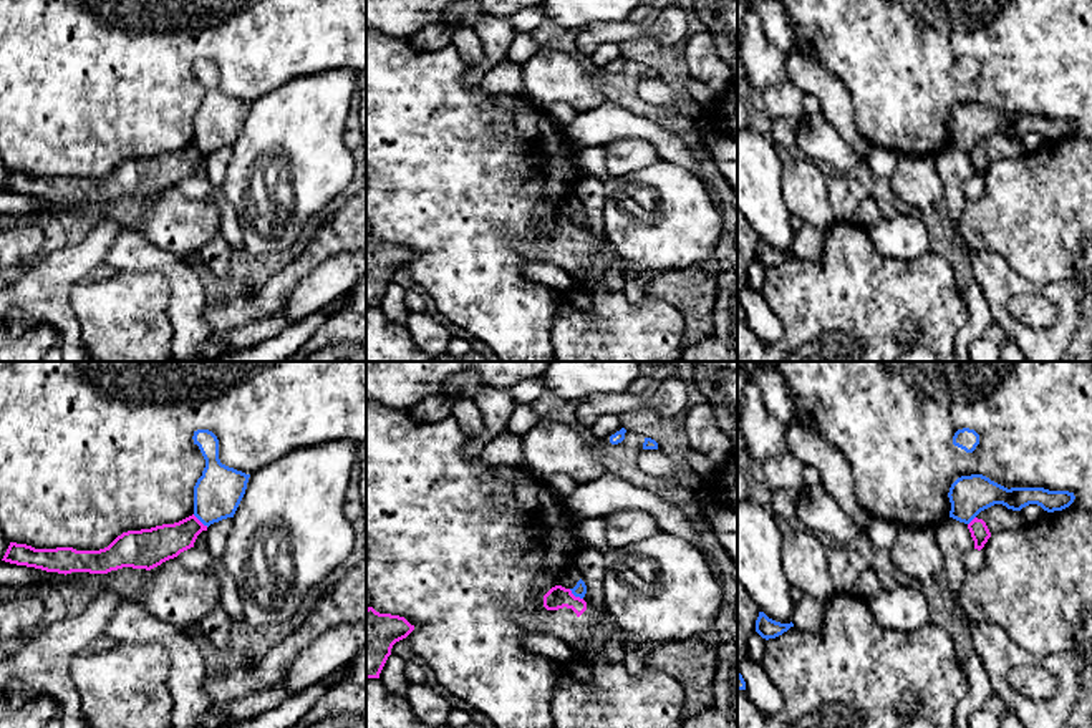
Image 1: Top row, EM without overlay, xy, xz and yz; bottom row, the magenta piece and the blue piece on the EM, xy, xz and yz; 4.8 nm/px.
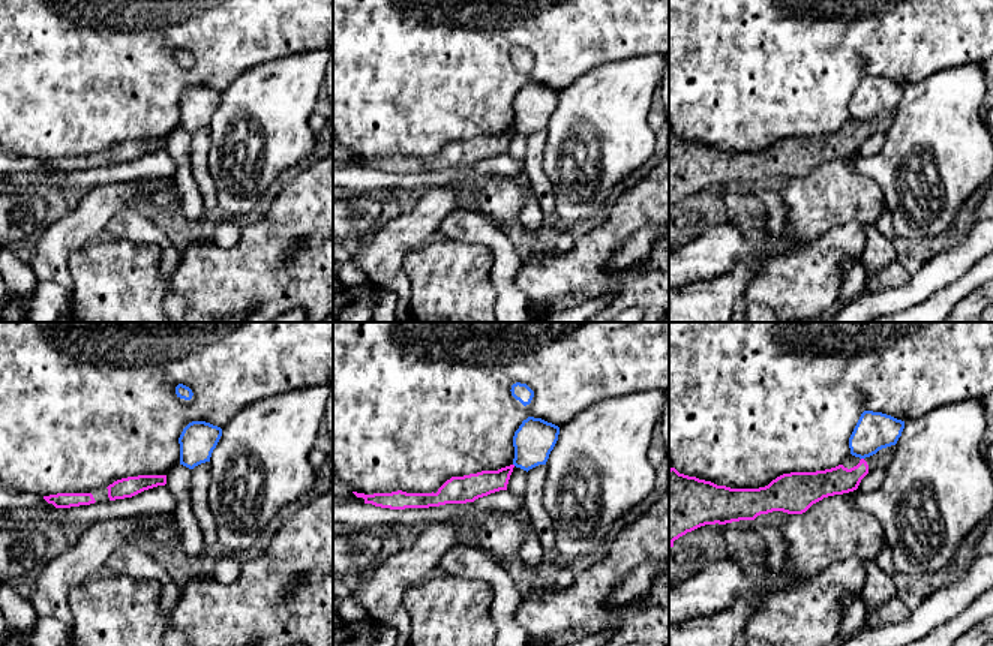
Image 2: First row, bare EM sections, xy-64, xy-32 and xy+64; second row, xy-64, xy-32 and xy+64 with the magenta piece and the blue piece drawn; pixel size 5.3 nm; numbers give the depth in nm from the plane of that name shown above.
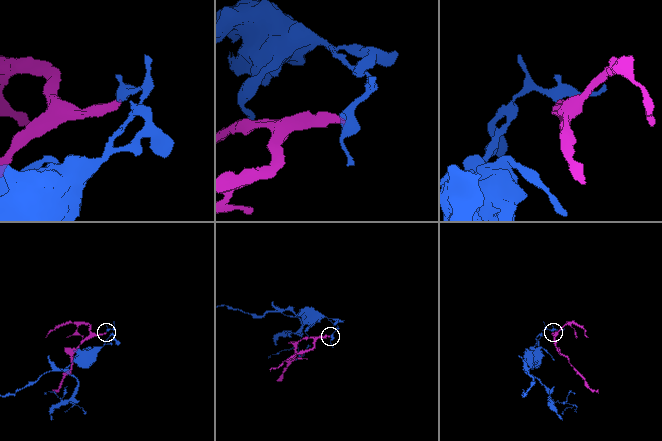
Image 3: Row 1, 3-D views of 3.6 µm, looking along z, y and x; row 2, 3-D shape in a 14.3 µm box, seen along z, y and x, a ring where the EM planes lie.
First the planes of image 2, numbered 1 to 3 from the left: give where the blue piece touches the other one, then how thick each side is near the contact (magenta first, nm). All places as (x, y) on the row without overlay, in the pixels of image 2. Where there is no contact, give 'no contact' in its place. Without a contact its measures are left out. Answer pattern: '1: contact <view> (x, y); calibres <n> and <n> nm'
1: no contact
2: no contact
3: no contact

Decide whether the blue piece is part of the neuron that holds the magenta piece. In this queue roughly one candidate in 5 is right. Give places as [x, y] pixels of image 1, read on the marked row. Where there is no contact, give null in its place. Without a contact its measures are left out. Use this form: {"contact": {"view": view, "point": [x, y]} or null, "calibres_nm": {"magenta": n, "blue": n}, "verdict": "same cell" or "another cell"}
{"contact": {"view": "xz", "point": [574, 596]}, "calibres_nm": {"magenta": 110, "blue": 60}, "verdict": "another cell"}

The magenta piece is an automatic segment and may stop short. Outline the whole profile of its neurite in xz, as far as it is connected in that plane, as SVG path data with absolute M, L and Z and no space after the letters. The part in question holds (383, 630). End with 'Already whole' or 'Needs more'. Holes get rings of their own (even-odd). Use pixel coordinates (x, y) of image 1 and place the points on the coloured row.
M366 609L366 678L379 678L396 642L414 630L404 617Z. Already whole

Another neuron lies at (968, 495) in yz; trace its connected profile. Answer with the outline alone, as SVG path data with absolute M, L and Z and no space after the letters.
M983 474L958 478L948 493L949 517L969 524L981 511L1003 504L1007 509L1021 511L1037 504L1047 512L1069 507L1075 496L1069 491L1049 491L1044 488L1004 488Z

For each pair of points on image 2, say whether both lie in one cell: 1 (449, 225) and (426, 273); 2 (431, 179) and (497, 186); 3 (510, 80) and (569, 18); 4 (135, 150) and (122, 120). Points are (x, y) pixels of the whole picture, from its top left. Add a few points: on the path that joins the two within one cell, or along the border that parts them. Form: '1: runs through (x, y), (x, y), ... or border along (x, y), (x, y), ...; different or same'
1: border along (446, 237), (477, 242), (480, 245); different
2: border along (512, 176), (489, 176), (479, 182); different
3: runs through (528, 71), (533, 71), (567, 36); same
4: border along (165, 138), (128, 140), (98, 153); different

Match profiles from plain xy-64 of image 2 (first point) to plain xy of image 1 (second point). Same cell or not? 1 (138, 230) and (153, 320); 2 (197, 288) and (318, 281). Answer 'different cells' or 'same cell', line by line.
1: different cells
2: different cells

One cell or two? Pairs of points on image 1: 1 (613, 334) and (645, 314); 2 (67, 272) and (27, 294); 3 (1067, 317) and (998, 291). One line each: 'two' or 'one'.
1: one
2: one
3: one

